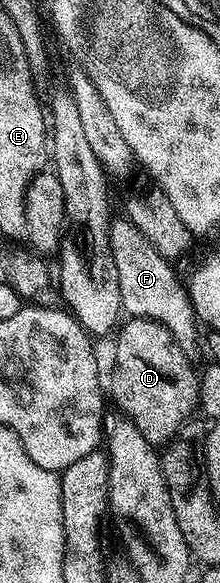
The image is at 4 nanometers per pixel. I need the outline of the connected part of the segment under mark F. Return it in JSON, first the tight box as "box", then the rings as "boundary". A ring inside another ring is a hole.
{"box":[109,218,199,361],"boundary":[[[124,218],[109,221],[109,245],[111,258],[115,258],[115,270],[119,270],[119,298],[121,310],[126,317],[138,320],[154,320],[166,328],[179,342],[183,354],[196,361],[197,328],[199,321],[193,313],[193,304],[189,301],[186,287],[173,273],[174,265],[145,237],[143,230],[135,222]]]}

